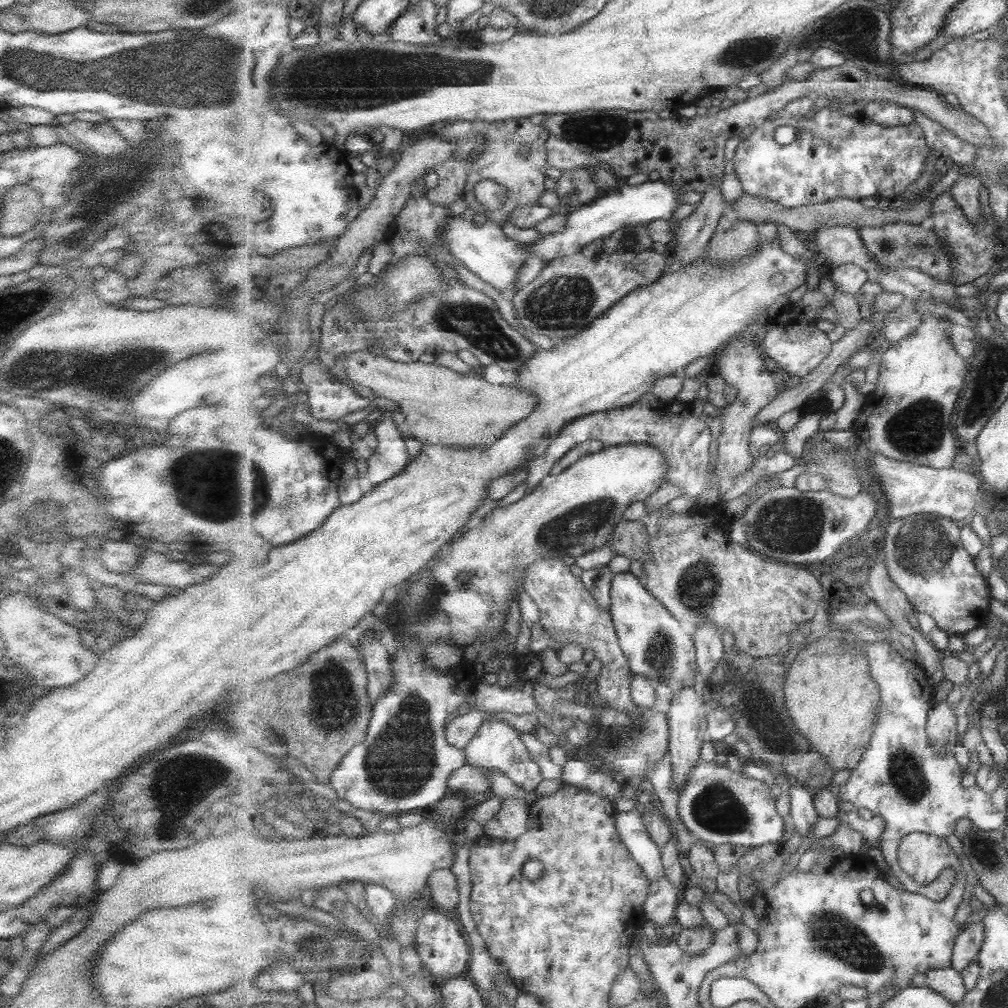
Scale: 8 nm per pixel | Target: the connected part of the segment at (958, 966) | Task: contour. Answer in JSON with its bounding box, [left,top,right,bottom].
[952,918,985,971]

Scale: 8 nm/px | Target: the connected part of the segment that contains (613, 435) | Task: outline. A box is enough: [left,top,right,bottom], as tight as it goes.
[526,393,728,506]

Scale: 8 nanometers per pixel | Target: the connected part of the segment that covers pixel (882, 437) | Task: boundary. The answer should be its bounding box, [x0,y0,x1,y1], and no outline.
[853,314,967,468]

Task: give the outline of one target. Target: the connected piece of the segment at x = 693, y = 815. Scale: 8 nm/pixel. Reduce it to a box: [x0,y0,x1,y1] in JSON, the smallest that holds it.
[678,760,785,849]

